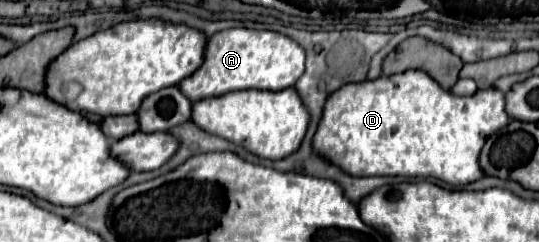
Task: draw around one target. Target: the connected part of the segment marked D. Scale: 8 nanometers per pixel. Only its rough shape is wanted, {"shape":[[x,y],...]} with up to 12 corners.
{"shape":[[427,73],[327,97],[313,153],[353,177],[483,177],[505,95]]}

